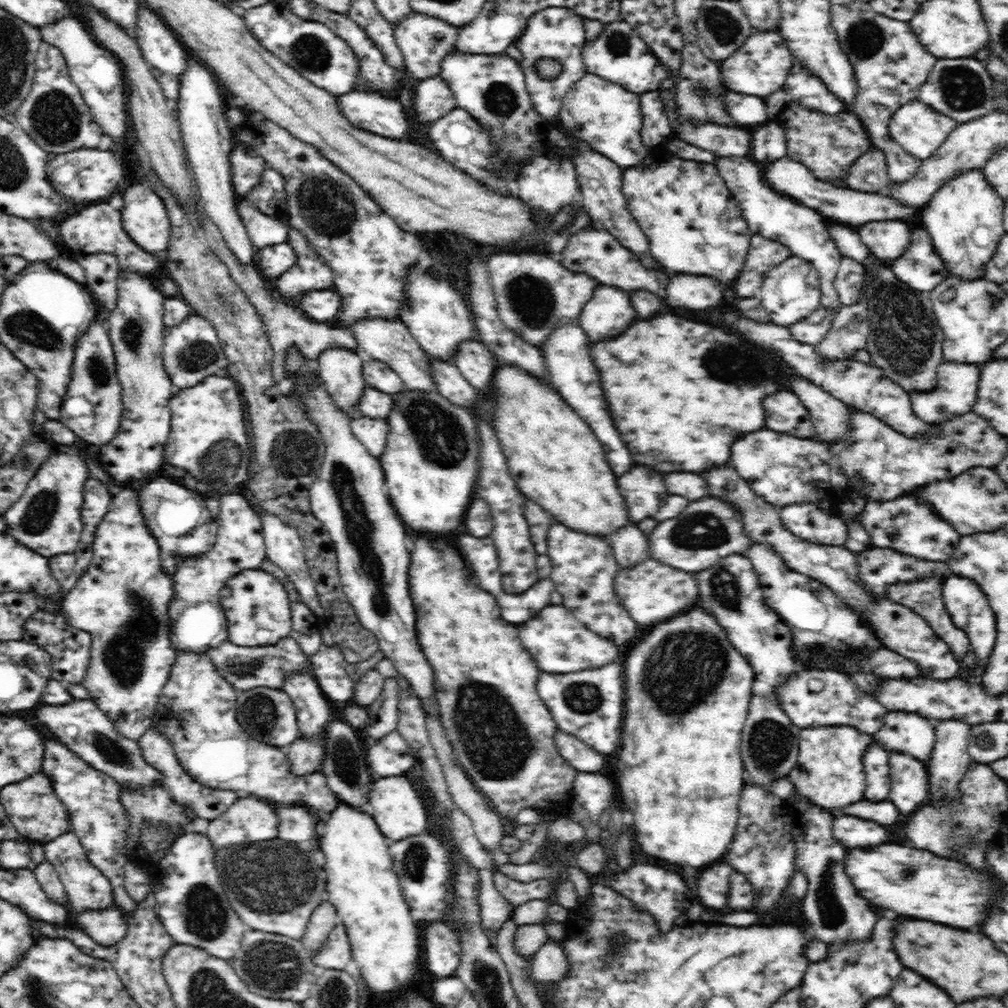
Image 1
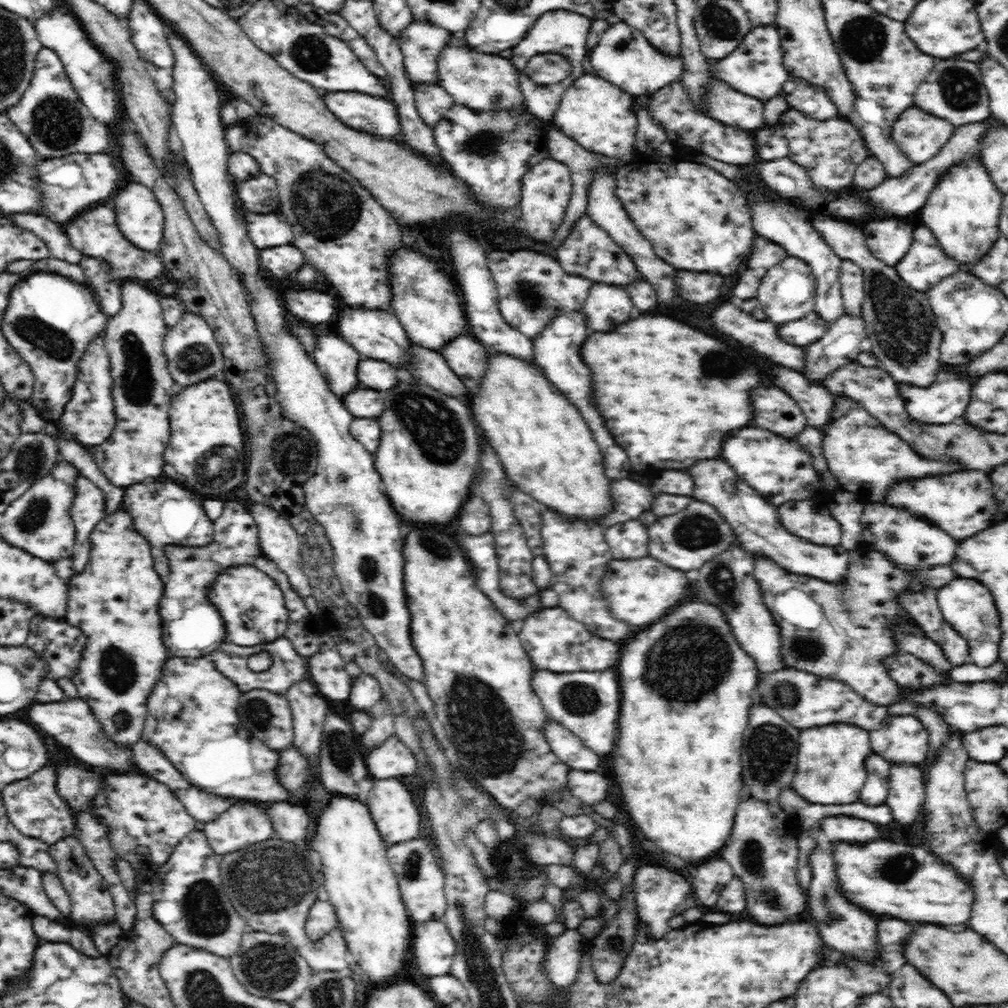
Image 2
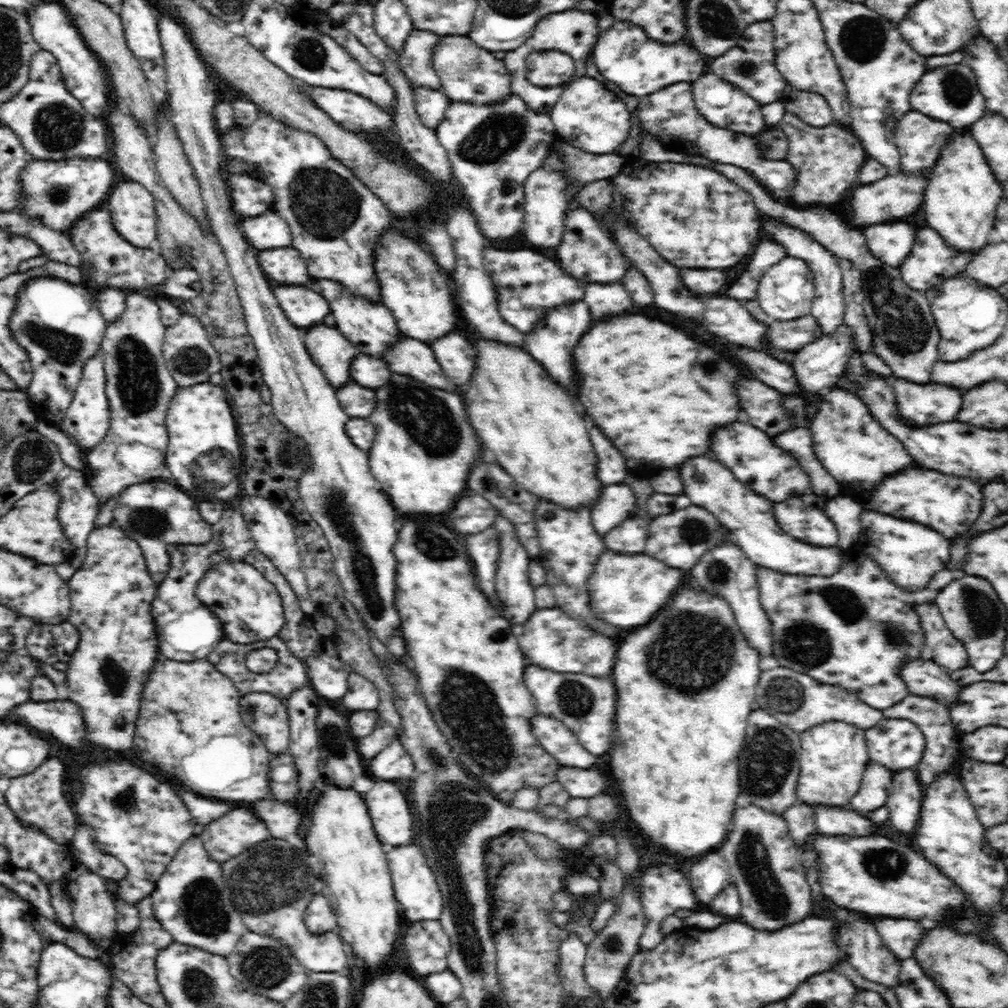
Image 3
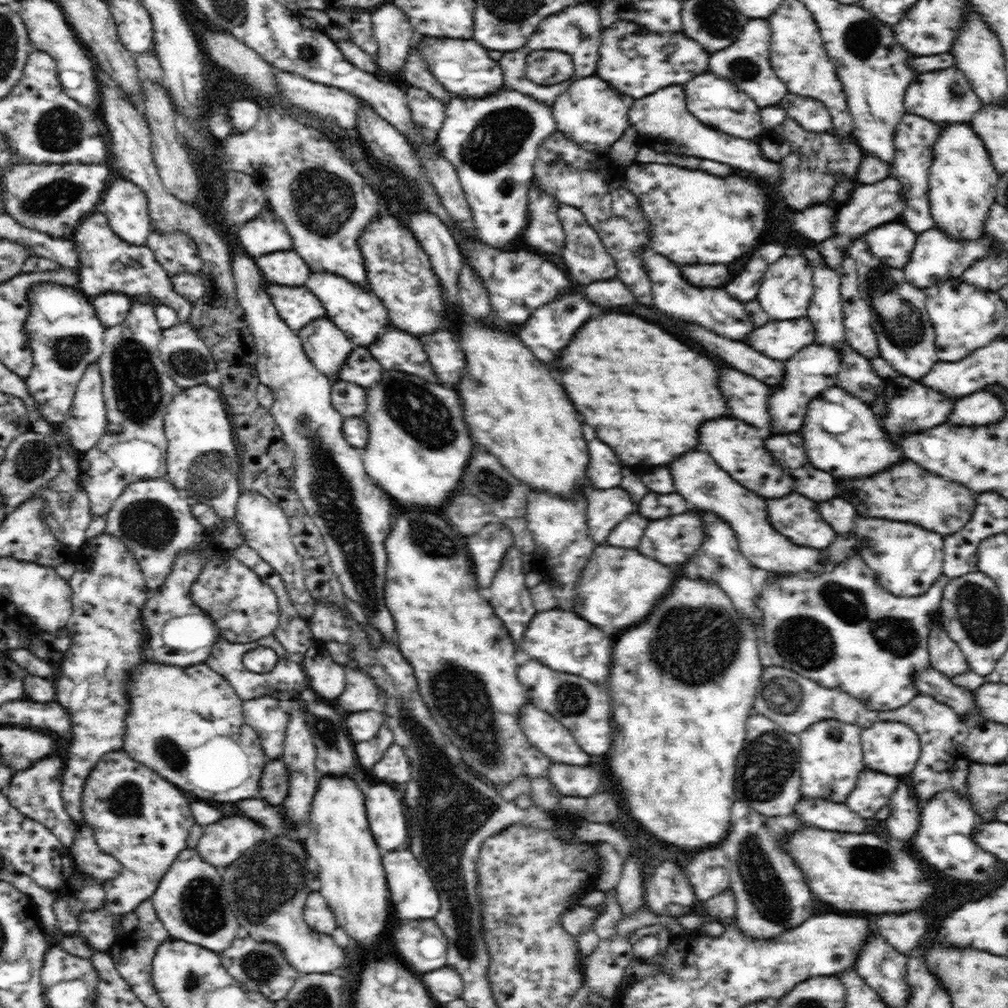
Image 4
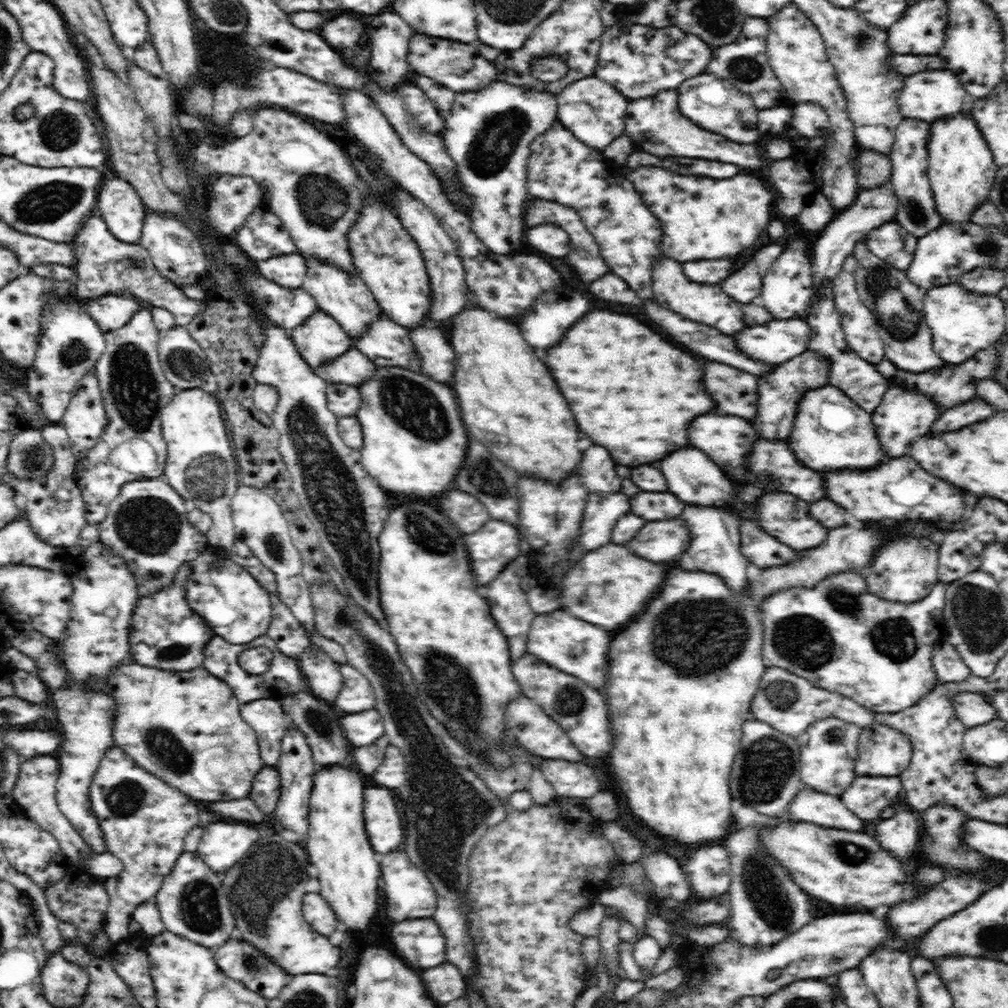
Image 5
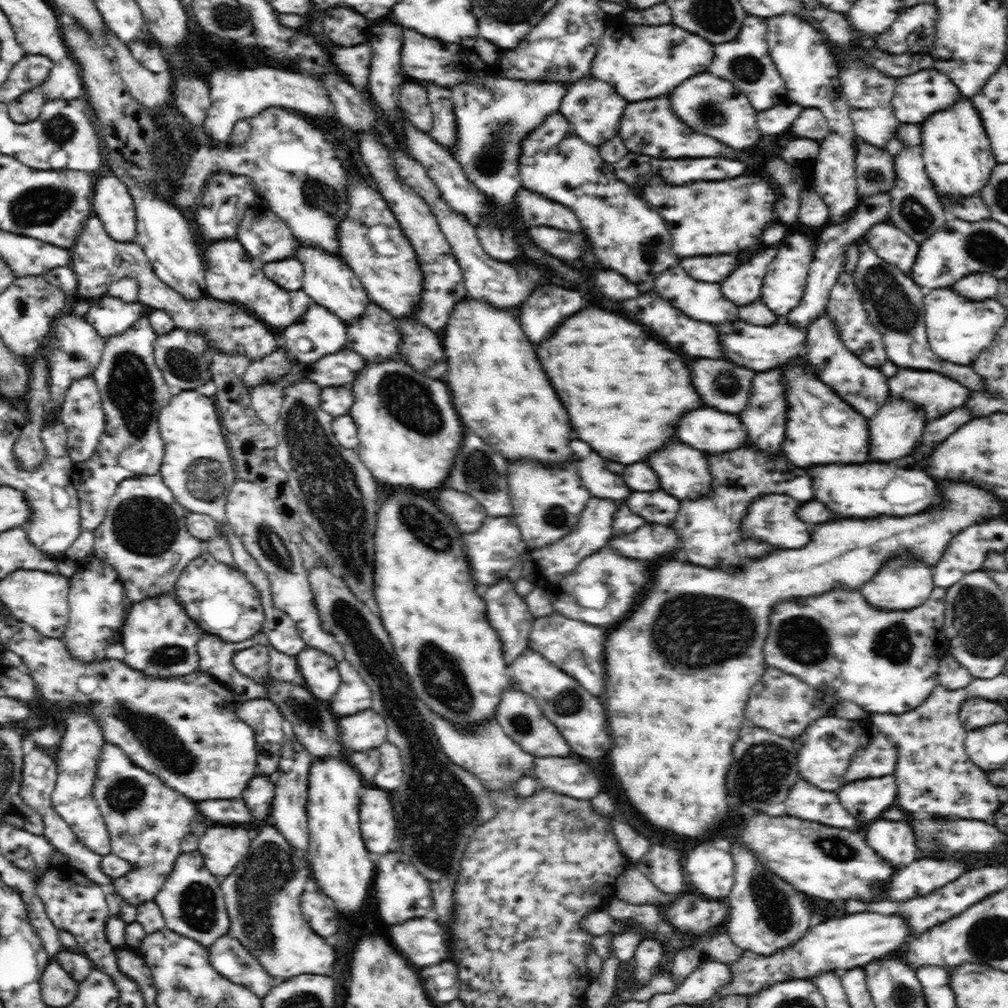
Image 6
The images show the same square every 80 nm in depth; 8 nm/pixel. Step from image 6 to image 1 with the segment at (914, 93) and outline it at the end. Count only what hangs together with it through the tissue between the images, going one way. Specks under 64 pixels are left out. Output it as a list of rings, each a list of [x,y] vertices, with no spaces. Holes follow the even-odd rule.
[[[974,57],[957,59],[938,59],[926,82],[920,86],[918,100],[933,107],[942,114],[949,115],[956,122],[970,122],[997,110],[994,79],[988,74],[983,62]]]

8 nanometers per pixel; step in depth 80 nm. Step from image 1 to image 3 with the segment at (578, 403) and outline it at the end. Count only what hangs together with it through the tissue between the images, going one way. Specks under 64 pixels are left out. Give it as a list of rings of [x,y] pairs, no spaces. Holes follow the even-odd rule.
[[[576,302],[576,304],[570,306],[560,306],[549,311],[550,318],[545,318],[532,332],[524,335],[526,350],[548,370],[548,374],[556,382],[564,384],[566,388],[574,388],[576,374],[570,368],[570,358],[572,358],[572,350],[574,350],[576,342],[590,328],[590,310],[586,310],[584,302]],[[544,322],[546,322],[546,326],[544,326]],[[598,428],[592,430],[594,434],[590,434],[590,440],[594,442],[594,450],[598,450],[598,474],[602,474],[602,482],[606,482],[606,486],[622,482],[626,476],[626,464],[622,454],[612,446],[610,440],[606,440],[604,434],[600,434]]]

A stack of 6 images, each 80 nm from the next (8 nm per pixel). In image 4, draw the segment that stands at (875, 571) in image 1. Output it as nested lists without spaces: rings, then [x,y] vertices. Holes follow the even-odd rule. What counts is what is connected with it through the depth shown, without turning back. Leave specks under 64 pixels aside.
[[[858,556],[848,558],[844,564],[838,564],[810,580],[798,576],[768,578],[762,596],[757,598],[763,614],[761,630],[764,632],[766,656],[772,661],[772,666],[794,670],[820,686],[840,688],[854,694],[854,698],[870,706],[870,710],[896,710],[919,695],[918,690],[914,690],[914,682],[910,682],[910,676],[931,666],[927,647],[930,618],[932,614],[939,614],[943,590],[950,581],[945,574],[940,574],[922,594],[890,594],[877,582],[875,572]]]

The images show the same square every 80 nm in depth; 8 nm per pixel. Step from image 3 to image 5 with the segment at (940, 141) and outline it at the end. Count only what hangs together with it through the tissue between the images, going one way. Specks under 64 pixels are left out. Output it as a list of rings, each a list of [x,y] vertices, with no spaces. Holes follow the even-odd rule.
[[[903,118],[896,127],[893,149],[888,157],[891,160],[890,182],[895,195],[898,197],[898,208],[893,221],[904,230],[910,230],[916,238],[926,236],[928,232],[936,230],[944,222],[935,212],[934,197],[931,196],[929,181],[929,134],[932,133],[930,122],[918,118]]]

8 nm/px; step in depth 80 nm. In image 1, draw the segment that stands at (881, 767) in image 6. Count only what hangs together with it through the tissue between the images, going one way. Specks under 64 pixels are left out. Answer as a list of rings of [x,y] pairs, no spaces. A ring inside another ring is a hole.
[[[898,711],[886,714],[886,726],[873,734],[874,741],[880,743],[885,751],[901,752],[912,758],[927,762],[935,743],[935,723],[922,718],[918,713]]]

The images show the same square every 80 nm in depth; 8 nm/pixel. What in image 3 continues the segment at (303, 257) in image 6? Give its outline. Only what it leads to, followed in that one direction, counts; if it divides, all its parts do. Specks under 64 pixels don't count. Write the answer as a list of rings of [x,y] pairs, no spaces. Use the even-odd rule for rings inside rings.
[[[311,277],[305,286],[312,291],[317,291],[317,294],[325,296],[326,300],[329,300],[330,307],[333,308],[329,322],[355,346],[355,349],[360,354],[366,357],[382,359],[387,353],[391,352],[392,346],[398,344],[400,338],[404,337],[400,329],[398,329],[394,316],[383,303],[378,305],[378,303],[354,299],[354,297],[348,295],[348,292],[342,288],[342,285],[328,279]]]

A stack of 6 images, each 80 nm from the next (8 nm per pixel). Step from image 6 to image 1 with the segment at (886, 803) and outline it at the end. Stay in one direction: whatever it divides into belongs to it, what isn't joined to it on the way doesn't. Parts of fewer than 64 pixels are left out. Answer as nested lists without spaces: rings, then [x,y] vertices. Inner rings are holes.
[[[872,740],[868,750],[863,751],[862,762],[866,774],[865,800],[881,802],[890,794],[891,779],[889,772],[889,756],[884,747]]]

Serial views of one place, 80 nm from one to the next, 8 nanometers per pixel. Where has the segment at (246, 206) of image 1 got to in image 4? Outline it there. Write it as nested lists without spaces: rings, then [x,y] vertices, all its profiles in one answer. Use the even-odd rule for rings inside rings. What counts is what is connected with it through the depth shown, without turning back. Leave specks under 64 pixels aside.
[[[269,207],[240,225],[237,233],[239,245],[254,259],[278,250],[293,250],[293,240],[284,221]]]

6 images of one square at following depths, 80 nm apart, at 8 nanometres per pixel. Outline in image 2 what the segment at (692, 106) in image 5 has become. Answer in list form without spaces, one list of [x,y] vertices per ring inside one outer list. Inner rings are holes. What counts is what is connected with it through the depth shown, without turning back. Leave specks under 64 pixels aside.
[[[714,78],[703,94],[710,118],[740,130],[756,130],[764,126],[764,101],[738,93],[724,81]]]

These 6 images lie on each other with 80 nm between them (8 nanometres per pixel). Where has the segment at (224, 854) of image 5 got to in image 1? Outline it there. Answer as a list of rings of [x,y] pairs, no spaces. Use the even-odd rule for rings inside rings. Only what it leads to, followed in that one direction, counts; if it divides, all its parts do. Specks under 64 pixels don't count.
[[[248,795],[247,798],[239,799],[223,812],[218,818],[209,822],[206,837],[216,847],[242,845],[244,842],[260,842],[260,840],[272,840],[278,836],[277,806],[270,801],[258,799],[258,796]]]

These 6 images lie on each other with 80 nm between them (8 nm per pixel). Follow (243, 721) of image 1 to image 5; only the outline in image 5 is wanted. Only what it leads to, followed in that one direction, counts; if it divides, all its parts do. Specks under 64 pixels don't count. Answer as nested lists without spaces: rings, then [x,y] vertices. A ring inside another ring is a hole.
[[[261,698],[241,703],[240,711],[244,722],[247,722],[258,736],[264,767],[277,767],[289,722],[281,704],[271,698]]]

